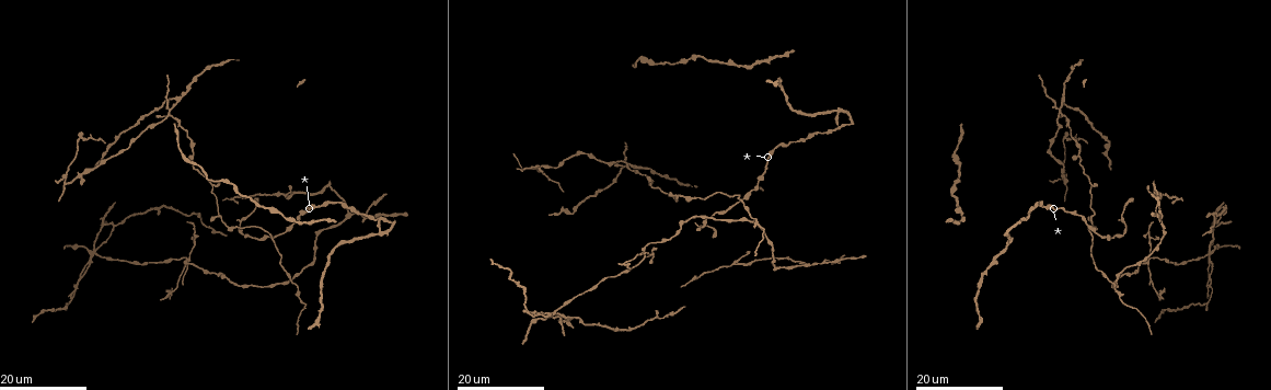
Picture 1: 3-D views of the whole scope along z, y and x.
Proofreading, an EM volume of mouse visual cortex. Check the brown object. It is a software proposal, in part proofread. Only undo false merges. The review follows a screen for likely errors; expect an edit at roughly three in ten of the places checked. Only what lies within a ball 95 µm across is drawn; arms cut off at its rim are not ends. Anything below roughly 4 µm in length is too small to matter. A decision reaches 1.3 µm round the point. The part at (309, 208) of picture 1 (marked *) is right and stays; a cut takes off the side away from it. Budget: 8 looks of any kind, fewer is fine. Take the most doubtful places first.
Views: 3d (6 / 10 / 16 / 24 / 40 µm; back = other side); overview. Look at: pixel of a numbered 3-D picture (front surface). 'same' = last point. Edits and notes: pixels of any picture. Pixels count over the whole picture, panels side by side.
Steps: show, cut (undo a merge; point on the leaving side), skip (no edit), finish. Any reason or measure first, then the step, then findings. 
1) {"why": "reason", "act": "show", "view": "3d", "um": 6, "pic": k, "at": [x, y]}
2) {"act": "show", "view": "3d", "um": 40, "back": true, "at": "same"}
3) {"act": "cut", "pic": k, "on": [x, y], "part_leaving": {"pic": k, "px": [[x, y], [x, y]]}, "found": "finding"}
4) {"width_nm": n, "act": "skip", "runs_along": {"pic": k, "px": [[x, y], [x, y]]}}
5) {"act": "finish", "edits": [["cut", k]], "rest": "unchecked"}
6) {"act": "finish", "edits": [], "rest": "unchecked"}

{"why": "four arms meet", "act": "show", "view": "3d", "um": 24, "pic": 1, "at": [92, 250]}

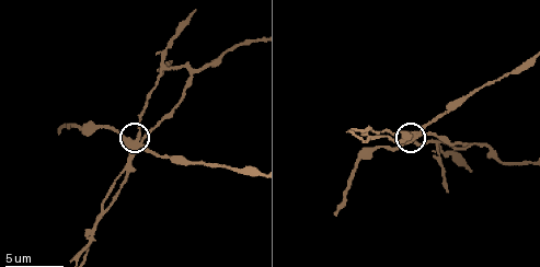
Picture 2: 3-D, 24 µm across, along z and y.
{"act": "show", "view": "3d", "um": 6, "pic": 2, "at": [137, 140]}

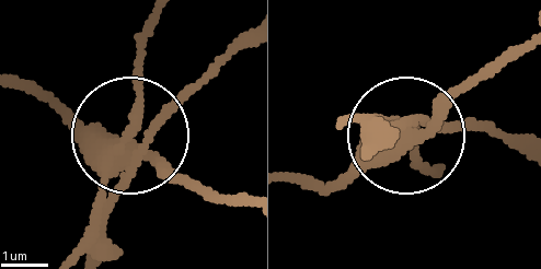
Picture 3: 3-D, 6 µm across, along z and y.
{"arms": 4, "act": "cut", "pic": 3, "on": [139, 86], "found": "a second neuron is stuck on"}

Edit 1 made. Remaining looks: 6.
{"why": "redraw", "act": "show", "view": "overview"}

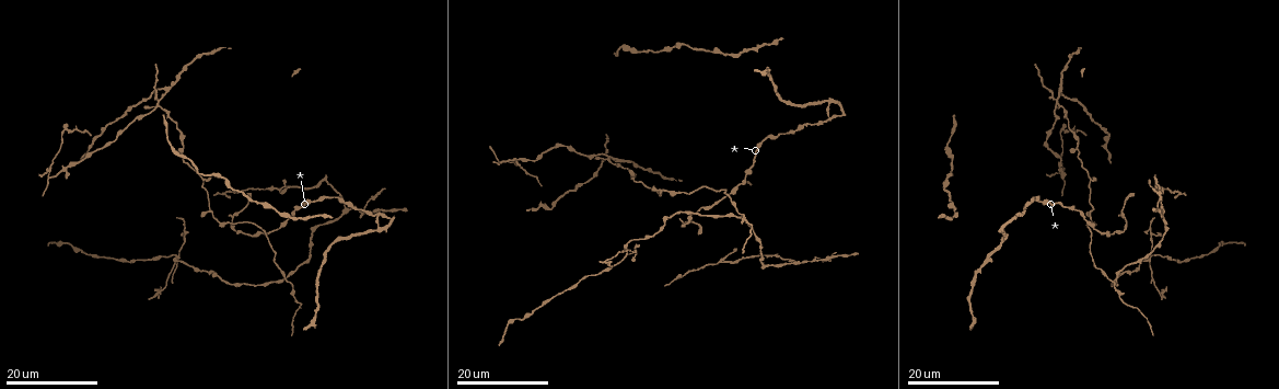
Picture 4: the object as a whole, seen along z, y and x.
{"why": "four-way junction", "act": "show", "view": "3d", "um": 16, "pic": 4, "at": [49, 173]}

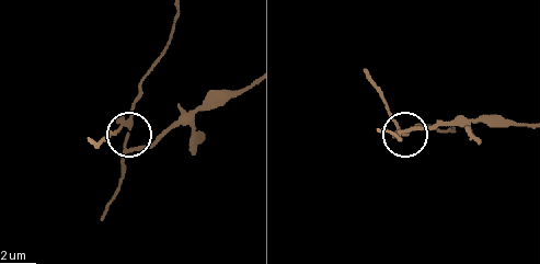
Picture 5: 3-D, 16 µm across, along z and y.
{"act": "show", "view": "3d", "um": 6, "pic": 5, "at": [125, 137]}

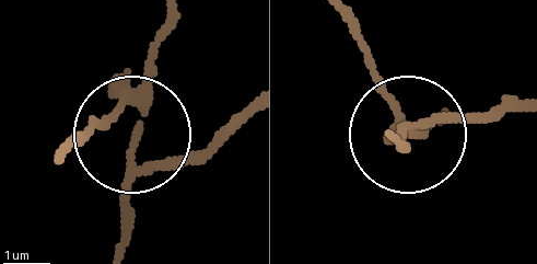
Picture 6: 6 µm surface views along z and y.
{"width_nm": 160, "act": "skip", "found": "all the same neuron"}

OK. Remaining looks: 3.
{"why": "three-way junction", "act": "show", "view": "3d", "um": 16, "pic": 4, "at": [272, 188]}

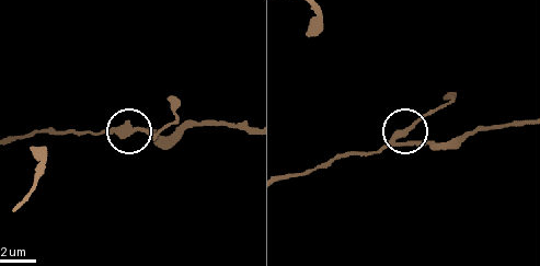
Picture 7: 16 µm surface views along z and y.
{"why": "zoom in", "act": "show", "view": "3d", "um": 10, "pic": 7, "at": [127, 132]}

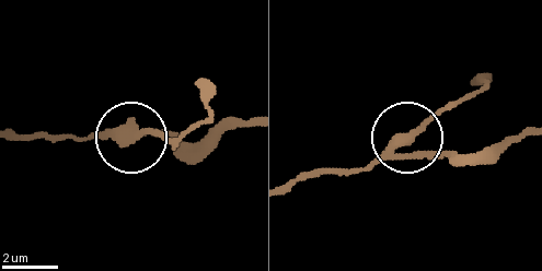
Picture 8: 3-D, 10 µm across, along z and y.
{"arms": 3, "act": "skip", "runs_along": {"pic": 8, "px": [[245, 127], [225, 127], [196, 141], [135, 131], [180, 137]]}, "found": "all the same neuron"}

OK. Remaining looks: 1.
{"act": "finish", "edits": [["cut", 3]], "rest": "unchecked"}

